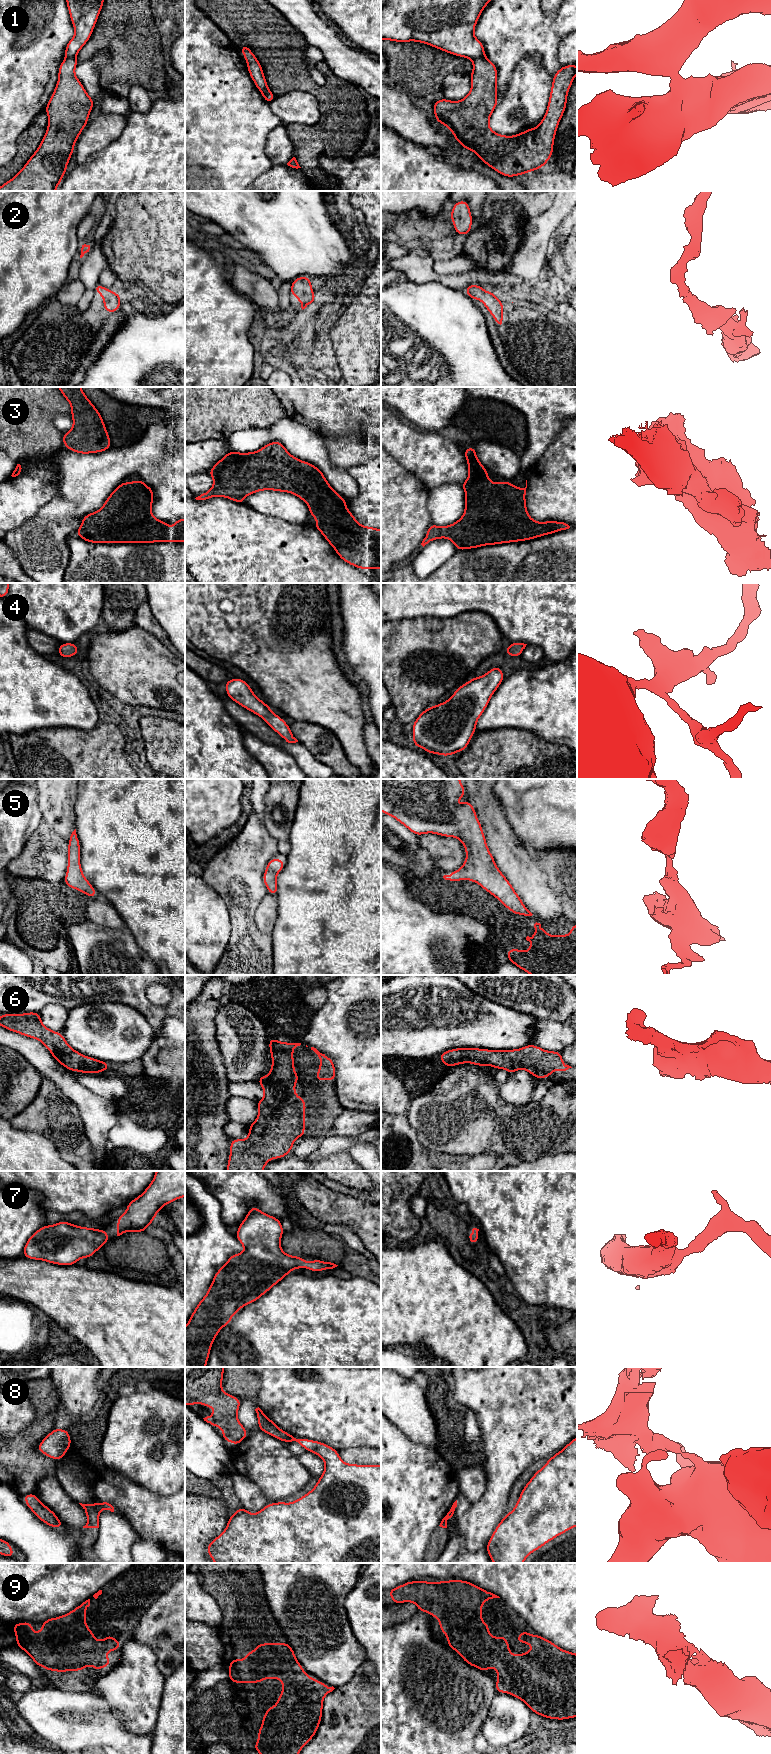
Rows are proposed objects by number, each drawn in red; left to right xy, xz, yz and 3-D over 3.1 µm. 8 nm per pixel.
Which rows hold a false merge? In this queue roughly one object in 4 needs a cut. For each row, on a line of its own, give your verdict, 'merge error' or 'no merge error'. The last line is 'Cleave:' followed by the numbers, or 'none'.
1: merge error
2: no merge error
3: no merge error
4: no merge error
5: no merge error
6: no merge error
7: no merge error
8: merge error
9: no merge error
Cleave: 1, 8

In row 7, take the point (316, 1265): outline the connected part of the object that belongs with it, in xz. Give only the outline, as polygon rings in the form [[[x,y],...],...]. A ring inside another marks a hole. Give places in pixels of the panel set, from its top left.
[[[257,1206],[249,1209],[235,1235],[245,1251],[231,1255],[215,1273],[207,1294],[196,1305],[185,1326],[185,1367],[206,1367],[212,1343],[219,1331],[230,1324],[233,1315],[247,1304],[257,1301],[293,1269],[307,1268],[316,1273],[338,1266],[315,1258],[307,1262],[304,1257],[287,1255],[280,1246],[283,1233],[279,1219],[261,1212]]]

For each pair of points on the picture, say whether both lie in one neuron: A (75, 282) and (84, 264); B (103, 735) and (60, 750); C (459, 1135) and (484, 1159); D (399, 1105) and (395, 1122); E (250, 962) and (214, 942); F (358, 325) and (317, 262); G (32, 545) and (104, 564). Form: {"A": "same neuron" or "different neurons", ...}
{"A": "different neurons", "B": "same neuron", "C": "different neurons", "D": "different neurons", "E": "different neurons", "F": "different neurons", "G": "different neurons"}

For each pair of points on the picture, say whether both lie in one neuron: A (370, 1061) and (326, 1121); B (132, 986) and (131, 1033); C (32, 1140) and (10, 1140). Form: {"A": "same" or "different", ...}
{"A": "different", "B": "different", "C": "same"}

